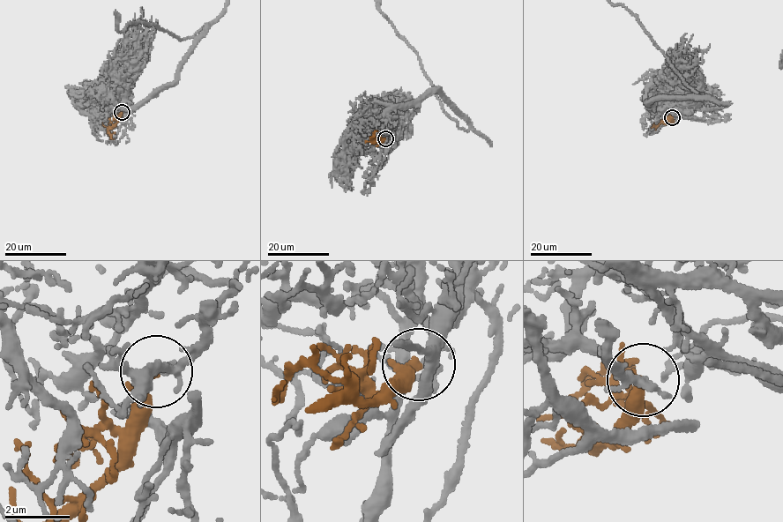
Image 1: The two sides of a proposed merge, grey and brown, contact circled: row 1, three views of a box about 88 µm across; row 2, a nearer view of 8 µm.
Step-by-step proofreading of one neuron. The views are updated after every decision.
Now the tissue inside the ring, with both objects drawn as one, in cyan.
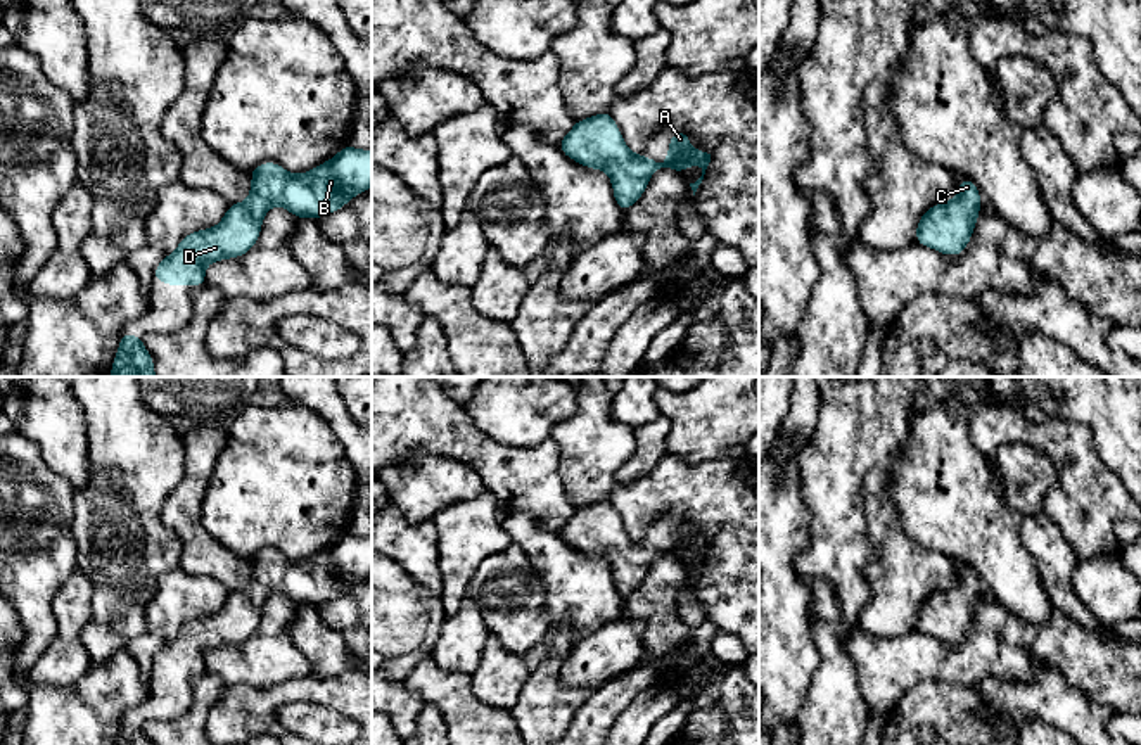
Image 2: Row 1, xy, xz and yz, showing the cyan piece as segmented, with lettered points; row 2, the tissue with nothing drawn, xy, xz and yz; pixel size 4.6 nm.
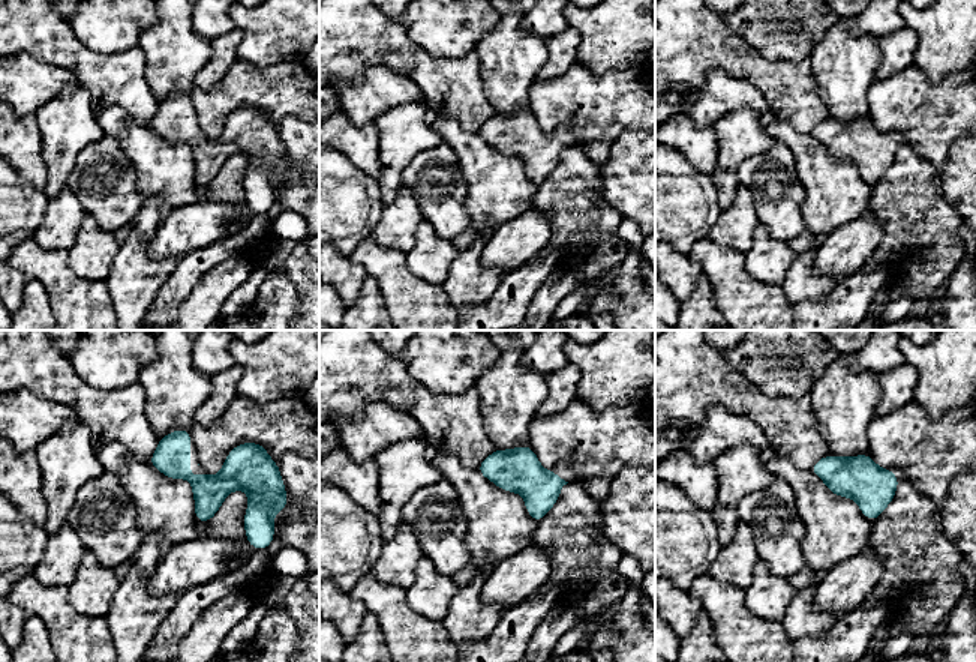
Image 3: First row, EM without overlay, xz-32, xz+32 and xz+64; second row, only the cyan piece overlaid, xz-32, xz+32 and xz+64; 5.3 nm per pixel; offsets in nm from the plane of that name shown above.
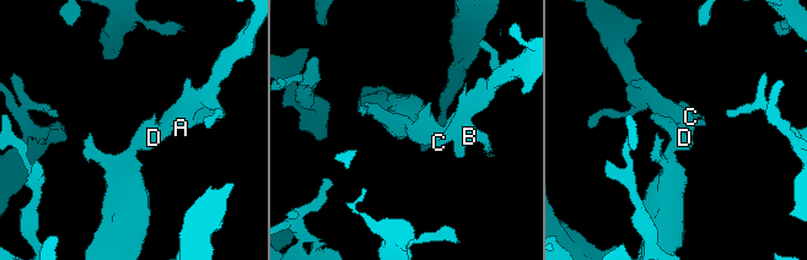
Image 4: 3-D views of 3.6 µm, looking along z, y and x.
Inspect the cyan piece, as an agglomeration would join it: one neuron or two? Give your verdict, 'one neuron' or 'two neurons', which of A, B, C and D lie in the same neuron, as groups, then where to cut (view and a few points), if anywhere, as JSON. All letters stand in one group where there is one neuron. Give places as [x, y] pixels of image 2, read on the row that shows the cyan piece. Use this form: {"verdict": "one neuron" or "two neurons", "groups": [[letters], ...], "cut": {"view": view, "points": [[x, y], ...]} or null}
{"verdict": "one neuron", "groups": [["A", "B", "C", "D"]], "cut": null}

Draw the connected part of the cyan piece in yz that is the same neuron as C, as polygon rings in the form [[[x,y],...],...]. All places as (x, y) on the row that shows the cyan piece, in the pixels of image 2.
[[[965,176],[959,181],[958,195],[949,202],[934,204],[918,221],[915,240],[947,256],[959,256],[980,213],[980,192]]]

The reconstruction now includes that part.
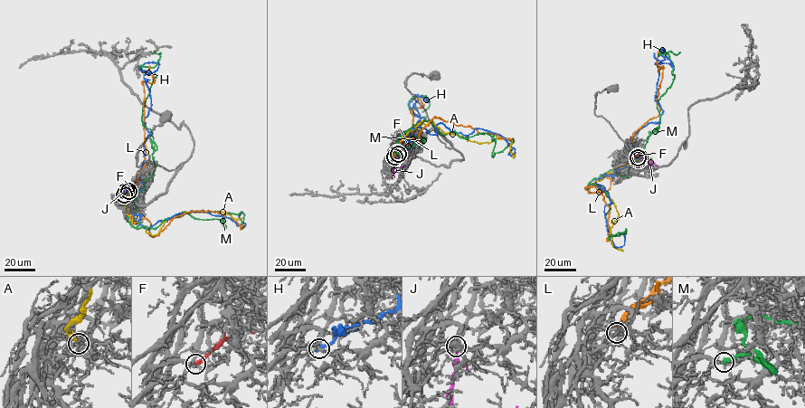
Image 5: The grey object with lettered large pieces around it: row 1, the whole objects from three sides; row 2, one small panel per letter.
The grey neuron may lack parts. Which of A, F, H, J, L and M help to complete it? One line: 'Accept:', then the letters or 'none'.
Accept: J

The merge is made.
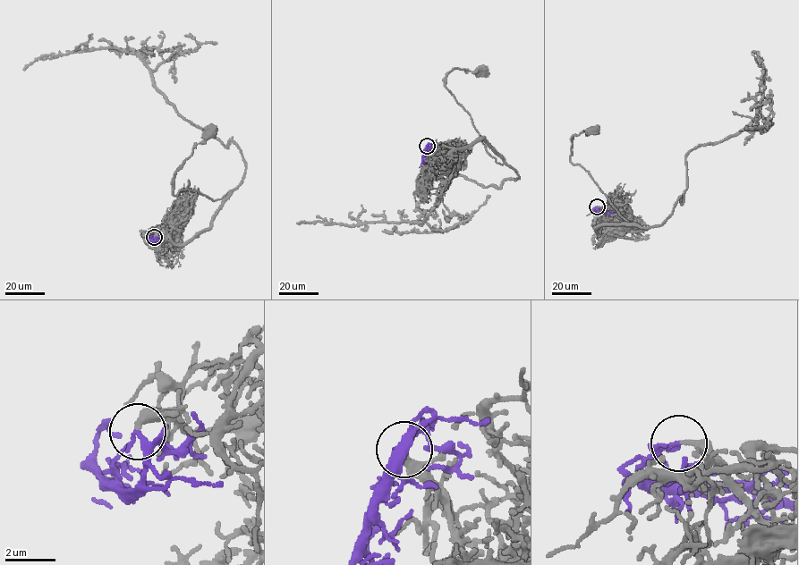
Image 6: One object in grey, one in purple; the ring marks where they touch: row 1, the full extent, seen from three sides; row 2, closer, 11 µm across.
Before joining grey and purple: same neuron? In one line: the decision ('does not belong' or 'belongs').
belongs

